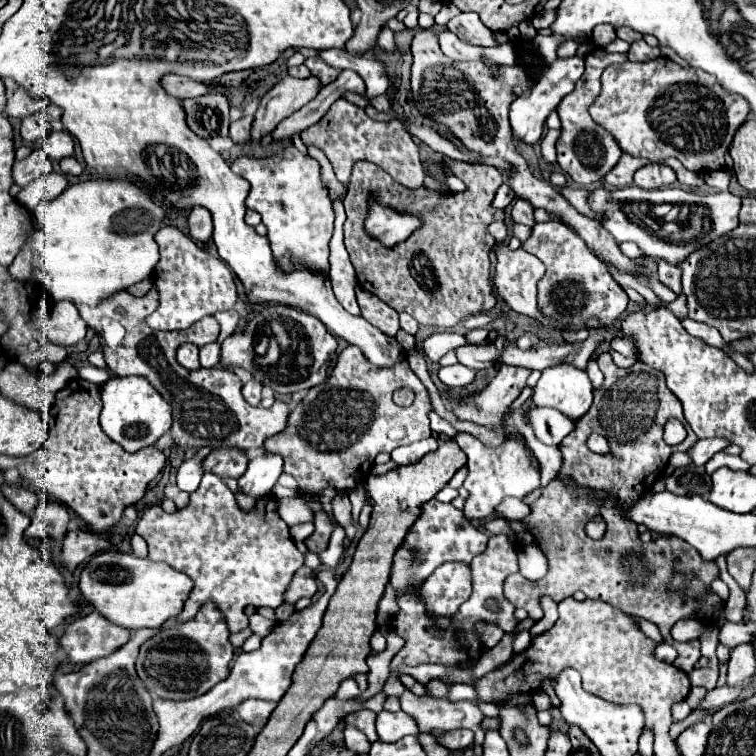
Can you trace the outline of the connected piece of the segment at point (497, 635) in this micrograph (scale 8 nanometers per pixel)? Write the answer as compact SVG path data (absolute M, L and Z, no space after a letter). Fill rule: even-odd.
M478 622L476 624L476 634L479 639L481 639L481 643L483 645L487 645L487 647L493 647L493 645L497 645L497 641L501 639L501 635L503 635L503 629L499 629L498 626Z

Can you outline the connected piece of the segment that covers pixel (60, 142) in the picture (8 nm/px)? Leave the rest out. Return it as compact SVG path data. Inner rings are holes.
M49 131L49 135L41 139L41 147L47 151L49 159L59 161L73 155L73 137L67 131Z

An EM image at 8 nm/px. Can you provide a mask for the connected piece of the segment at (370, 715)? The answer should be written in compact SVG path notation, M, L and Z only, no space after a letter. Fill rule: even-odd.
M359 709L359 711L355 711L355 713L351 713L351 715L345 717L345 725L357 727L357 729L363 731L363 733L367 735L367 739L373 743L373 741L377 741L375 717L377 717L377 713L369 711L369 709Z

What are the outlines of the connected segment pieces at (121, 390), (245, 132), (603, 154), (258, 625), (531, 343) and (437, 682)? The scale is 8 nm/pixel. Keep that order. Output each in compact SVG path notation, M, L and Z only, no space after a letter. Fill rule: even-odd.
M111 377L101 385L101 427L115 443L123 445L127 451L137 451L153 445L161 435L165 435L173 423L171 407L161 399L161 395L151 387L145 377Z
M243 117L239 121L233 121L229 127L229 135L235 143L245 145L251 139L251 125L253 125L253 117Z
M597 47L591 53L585 55L585 73L579 81L579 89L569 93L563 103L557 107L557 113L561 117L561 137L557 141L557 161L563 167L563 171L581 185L593 185L609 173L623 151L617 147L617 141L603 129L597 127L597 123L589 115L589 107L601 93L601 73L613 65L613 63L625 63L627 55L623 53L607 53L605 49Z
M258 612L249 616L249 627L254 634L266 637L275 626L275 622L263 617Z
M526 333L516 341L516 344L521 350L527 350L536 347L541 341L545 340L534 333Z
M431 679L431 681L425 685L425 689L427 689L427 695L429 695L429 697L441 697L441 699L445 699L445 697L449 695L449 685L443 683L441 679Z

